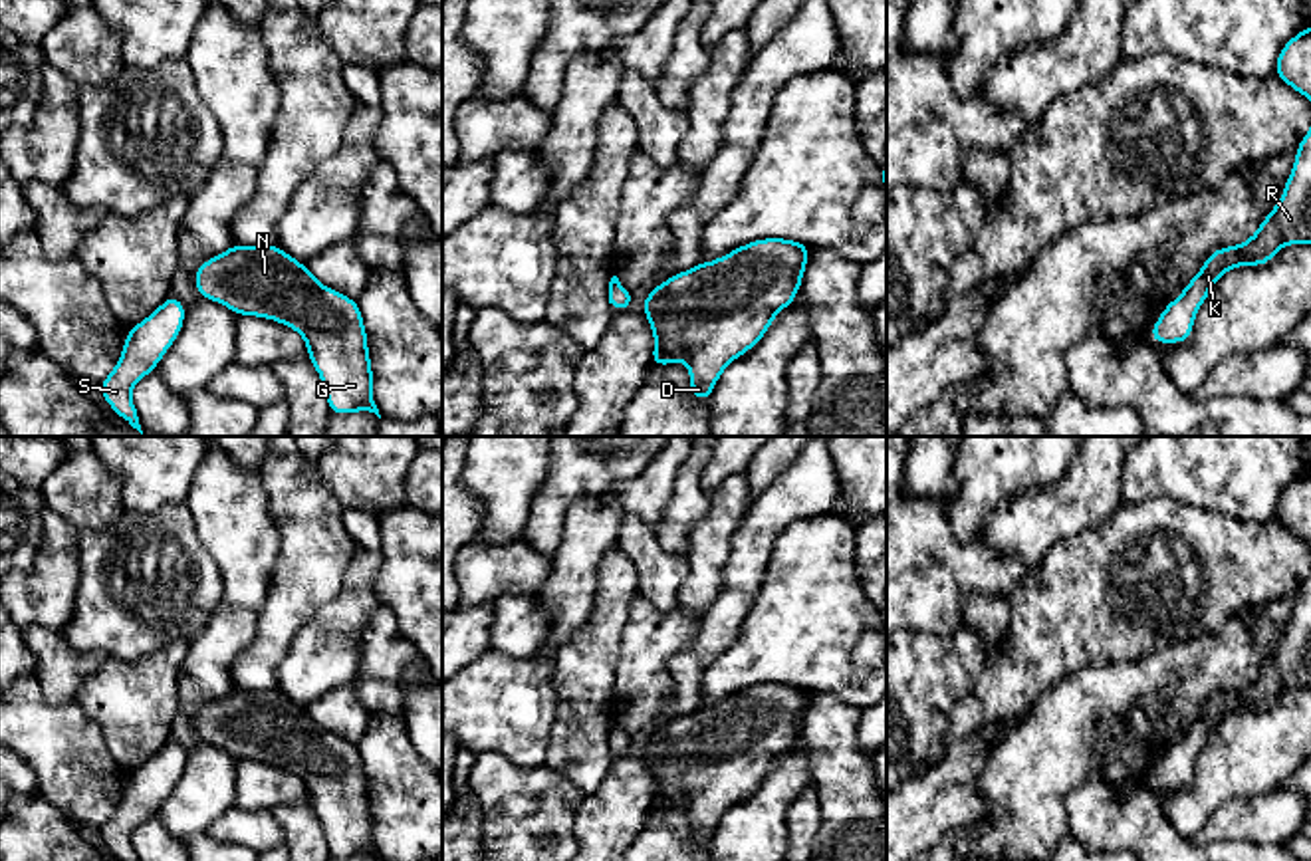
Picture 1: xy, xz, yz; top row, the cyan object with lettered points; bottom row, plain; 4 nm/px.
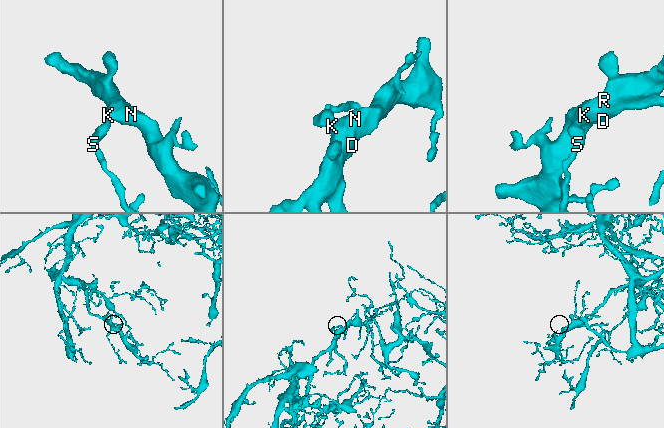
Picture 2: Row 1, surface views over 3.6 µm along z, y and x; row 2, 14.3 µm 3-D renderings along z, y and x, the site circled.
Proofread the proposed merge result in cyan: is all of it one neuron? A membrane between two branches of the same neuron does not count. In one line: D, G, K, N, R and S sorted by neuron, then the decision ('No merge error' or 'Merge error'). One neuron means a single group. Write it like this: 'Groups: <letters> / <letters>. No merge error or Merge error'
Groups: D G K N R S. No merge error

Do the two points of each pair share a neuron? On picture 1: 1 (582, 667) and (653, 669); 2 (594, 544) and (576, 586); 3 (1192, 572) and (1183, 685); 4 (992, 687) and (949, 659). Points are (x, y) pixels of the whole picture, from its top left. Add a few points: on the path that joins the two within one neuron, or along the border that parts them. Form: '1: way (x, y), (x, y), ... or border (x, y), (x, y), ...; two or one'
1: border (627, 623), (617, 651), (613, 715); two
2: way (584, 554), (576, 562), (576, 576); one
3: border (1228, 619), (1212, 633), (1177, 639), (1143, 657); two
4: border (1002, 645), (953, 717); two

